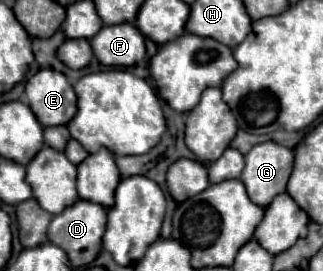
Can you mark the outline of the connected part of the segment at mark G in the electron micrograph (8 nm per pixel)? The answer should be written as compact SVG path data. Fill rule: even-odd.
M266 141L252 147L246 155L246 167L240 177L250 201L268 207L276 195L284 193L292 173L292 163L294 153L284 145Z

